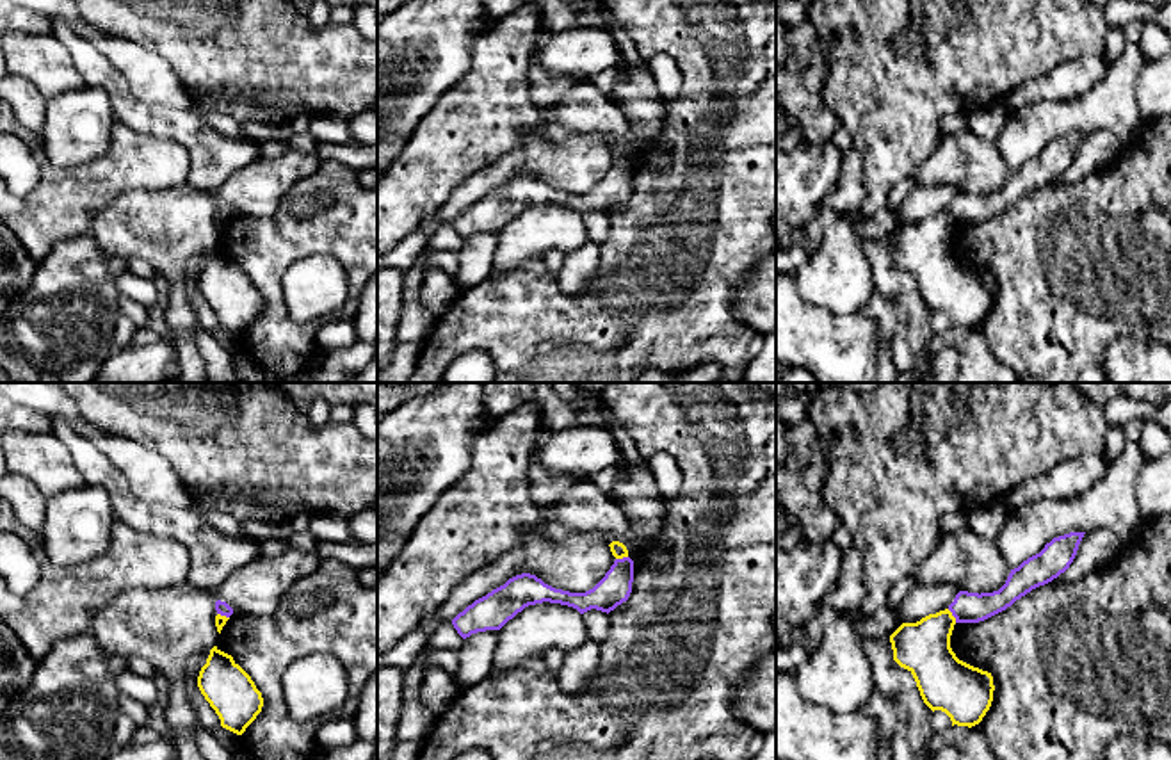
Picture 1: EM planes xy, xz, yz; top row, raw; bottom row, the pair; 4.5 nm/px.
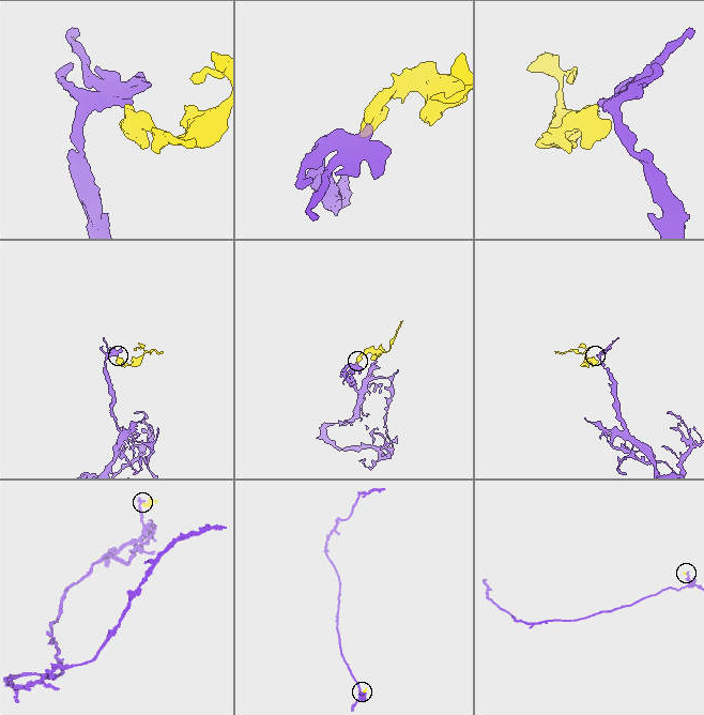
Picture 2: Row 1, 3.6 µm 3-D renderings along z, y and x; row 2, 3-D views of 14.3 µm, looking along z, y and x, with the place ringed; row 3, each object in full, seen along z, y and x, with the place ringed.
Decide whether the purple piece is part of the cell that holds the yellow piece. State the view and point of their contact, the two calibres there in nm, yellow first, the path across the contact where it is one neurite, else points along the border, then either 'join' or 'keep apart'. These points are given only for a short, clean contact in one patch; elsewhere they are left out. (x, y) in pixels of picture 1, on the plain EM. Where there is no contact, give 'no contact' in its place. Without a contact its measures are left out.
yz (952, 218) | 240/140 nm | along yz (947, 210), (956, 223) | keep apart

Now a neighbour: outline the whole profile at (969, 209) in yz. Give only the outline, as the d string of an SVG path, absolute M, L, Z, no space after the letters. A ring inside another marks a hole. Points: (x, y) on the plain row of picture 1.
M1070 133L1054 139L1045 150L1011 171L1005 185L993 194L959 192L949 212L956 224L979 224L1064 174L1073 164L1086 133Z

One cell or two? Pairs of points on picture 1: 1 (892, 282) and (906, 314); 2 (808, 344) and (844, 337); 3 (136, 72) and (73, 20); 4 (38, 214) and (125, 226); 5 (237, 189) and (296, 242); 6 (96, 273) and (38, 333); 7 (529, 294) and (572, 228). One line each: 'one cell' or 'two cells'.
1: one cell
2: one cell
3: one cell
4: two cells
5: two cells
6: one cell
7: two cells

